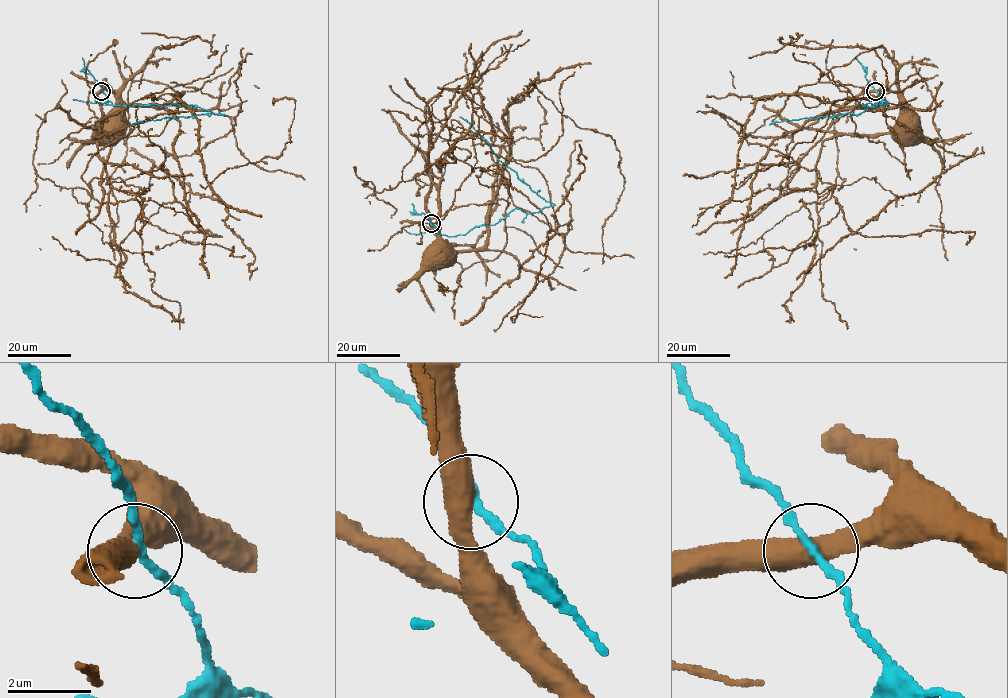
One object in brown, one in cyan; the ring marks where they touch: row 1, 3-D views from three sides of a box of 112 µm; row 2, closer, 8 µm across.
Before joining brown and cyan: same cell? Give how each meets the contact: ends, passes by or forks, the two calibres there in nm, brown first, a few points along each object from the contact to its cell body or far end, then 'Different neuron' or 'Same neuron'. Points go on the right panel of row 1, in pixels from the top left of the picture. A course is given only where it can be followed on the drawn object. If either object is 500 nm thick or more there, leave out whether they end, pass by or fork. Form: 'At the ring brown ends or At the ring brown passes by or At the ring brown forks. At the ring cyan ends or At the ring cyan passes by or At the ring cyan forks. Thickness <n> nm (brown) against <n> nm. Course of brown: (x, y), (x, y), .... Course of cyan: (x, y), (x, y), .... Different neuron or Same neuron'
Thickness 500 nm (brown) against 190 nm. Course of brown: (875, 90), (891, 90), (899, 98), (901, 110), (897, 119), (898, 138). Course of cyan: (875, 90), (888, 106), (861, 104), (865, 109), (857, 114), (773, 121), (769, 125). Different neuron

